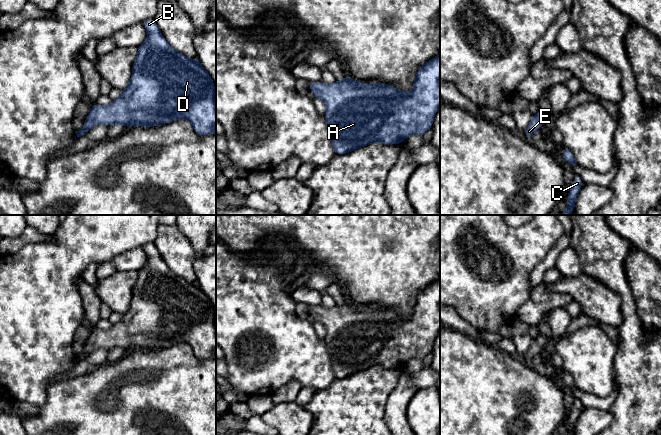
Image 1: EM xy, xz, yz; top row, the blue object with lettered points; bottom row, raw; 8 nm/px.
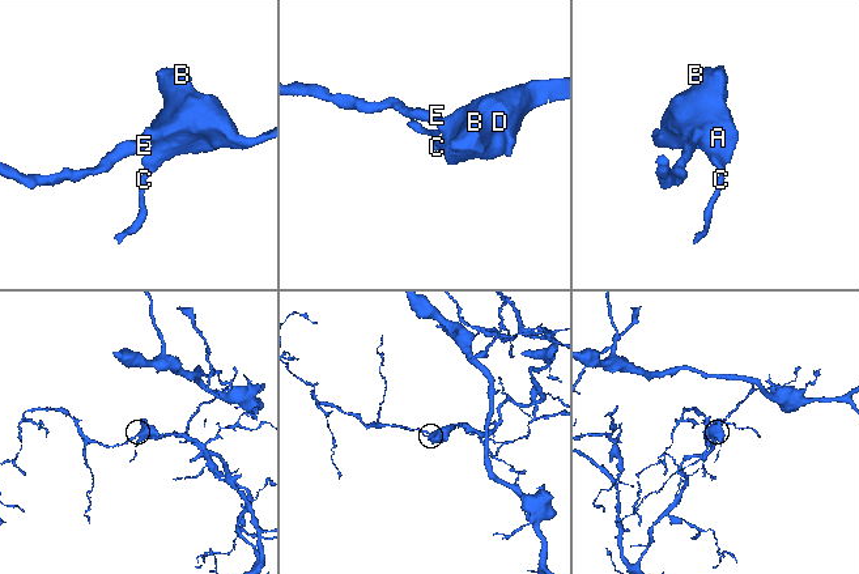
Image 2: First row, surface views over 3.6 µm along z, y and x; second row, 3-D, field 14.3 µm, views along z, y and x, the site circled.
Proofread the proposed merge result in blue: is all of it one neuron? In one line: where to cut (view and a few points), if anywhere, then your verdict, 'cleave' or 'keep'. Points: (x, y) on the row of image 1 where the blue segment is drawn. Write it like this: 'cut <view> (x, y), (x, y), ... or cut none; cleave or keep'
cut none; keep

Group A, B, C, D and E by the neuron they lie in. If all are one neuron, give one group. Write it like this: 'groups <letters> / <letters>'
groups A B C D E

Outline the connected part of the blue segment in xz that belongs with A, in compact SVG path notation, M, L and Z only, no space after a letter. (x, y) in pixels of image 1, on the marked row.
M440 53L418 69L413 89L409 94L382 82L359 83L347 74L343 81L335 80L329 85L320 81L309 82L309 90L315 97L322 99L326 105L324 119L337 155L348 154L350 151L368 146L373 142L381 142L385 145L402 144L408 136L422 136L432 128L434 116L440 106Z

